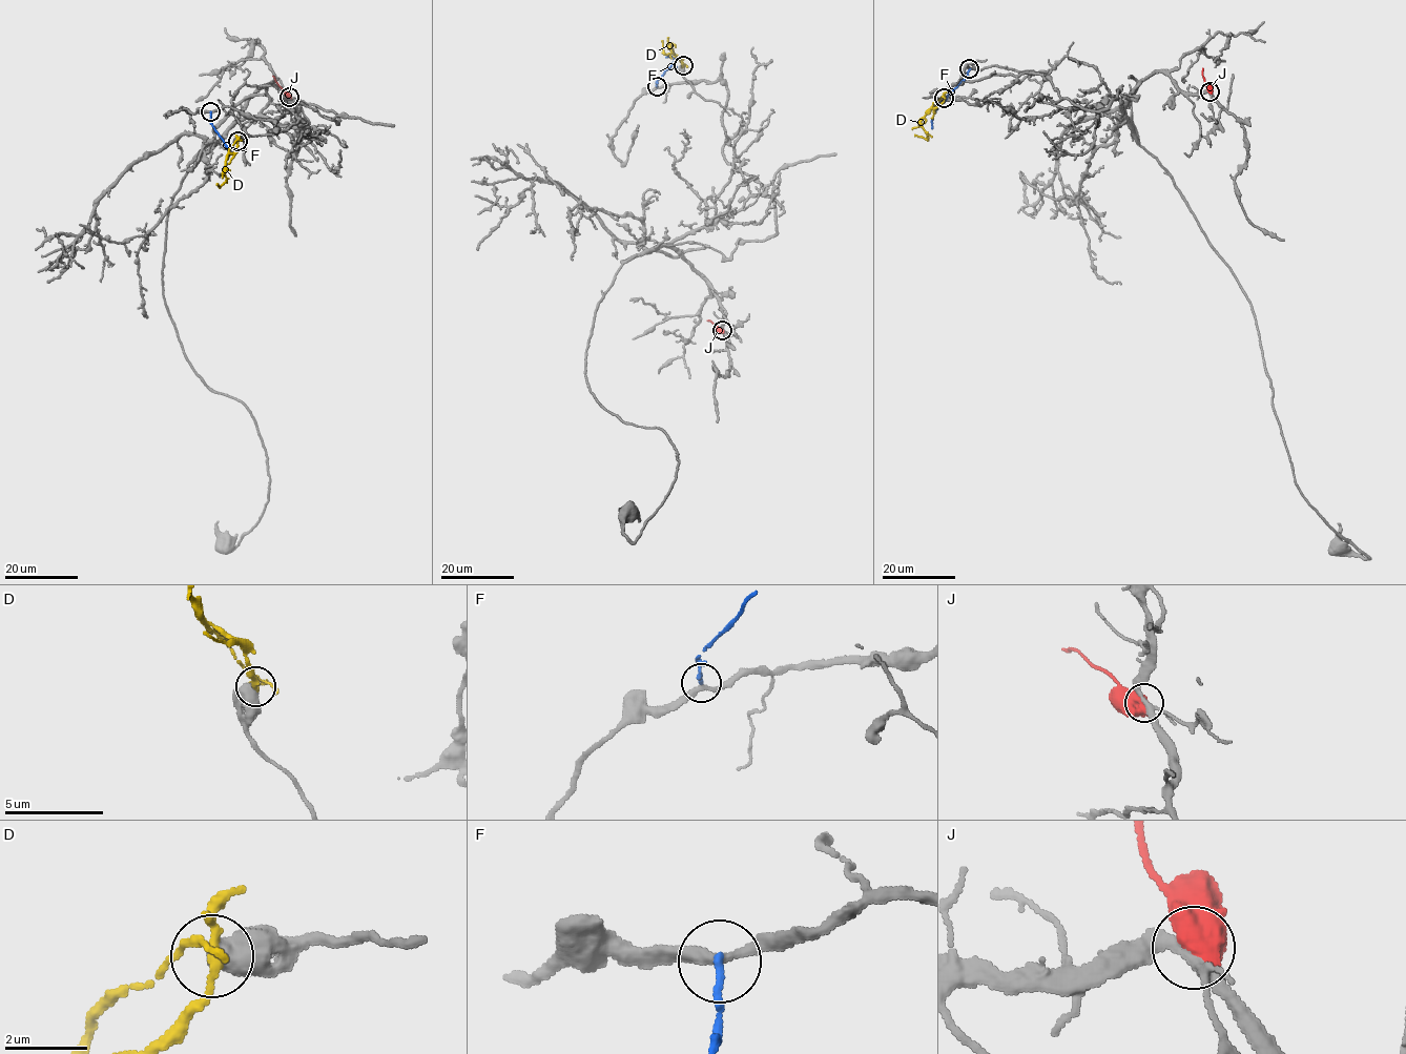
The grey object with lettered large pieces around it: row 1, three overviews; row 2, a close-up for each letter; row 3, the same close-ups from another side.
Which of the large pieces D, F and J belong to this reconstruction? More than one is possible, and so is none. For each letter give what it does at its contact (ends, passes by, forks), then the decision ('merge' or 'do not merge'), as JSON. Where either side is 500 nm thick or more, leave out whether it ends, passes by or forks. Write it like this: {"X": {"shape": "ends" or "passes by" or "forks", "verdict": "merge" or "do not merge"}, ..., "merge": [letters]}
{"D": {"verdict": "do not merge"}, "F": {"shape": "ends", "verdict": "do not merge"}, "J": {"verdict": "do not merge"}, "merge": []}

